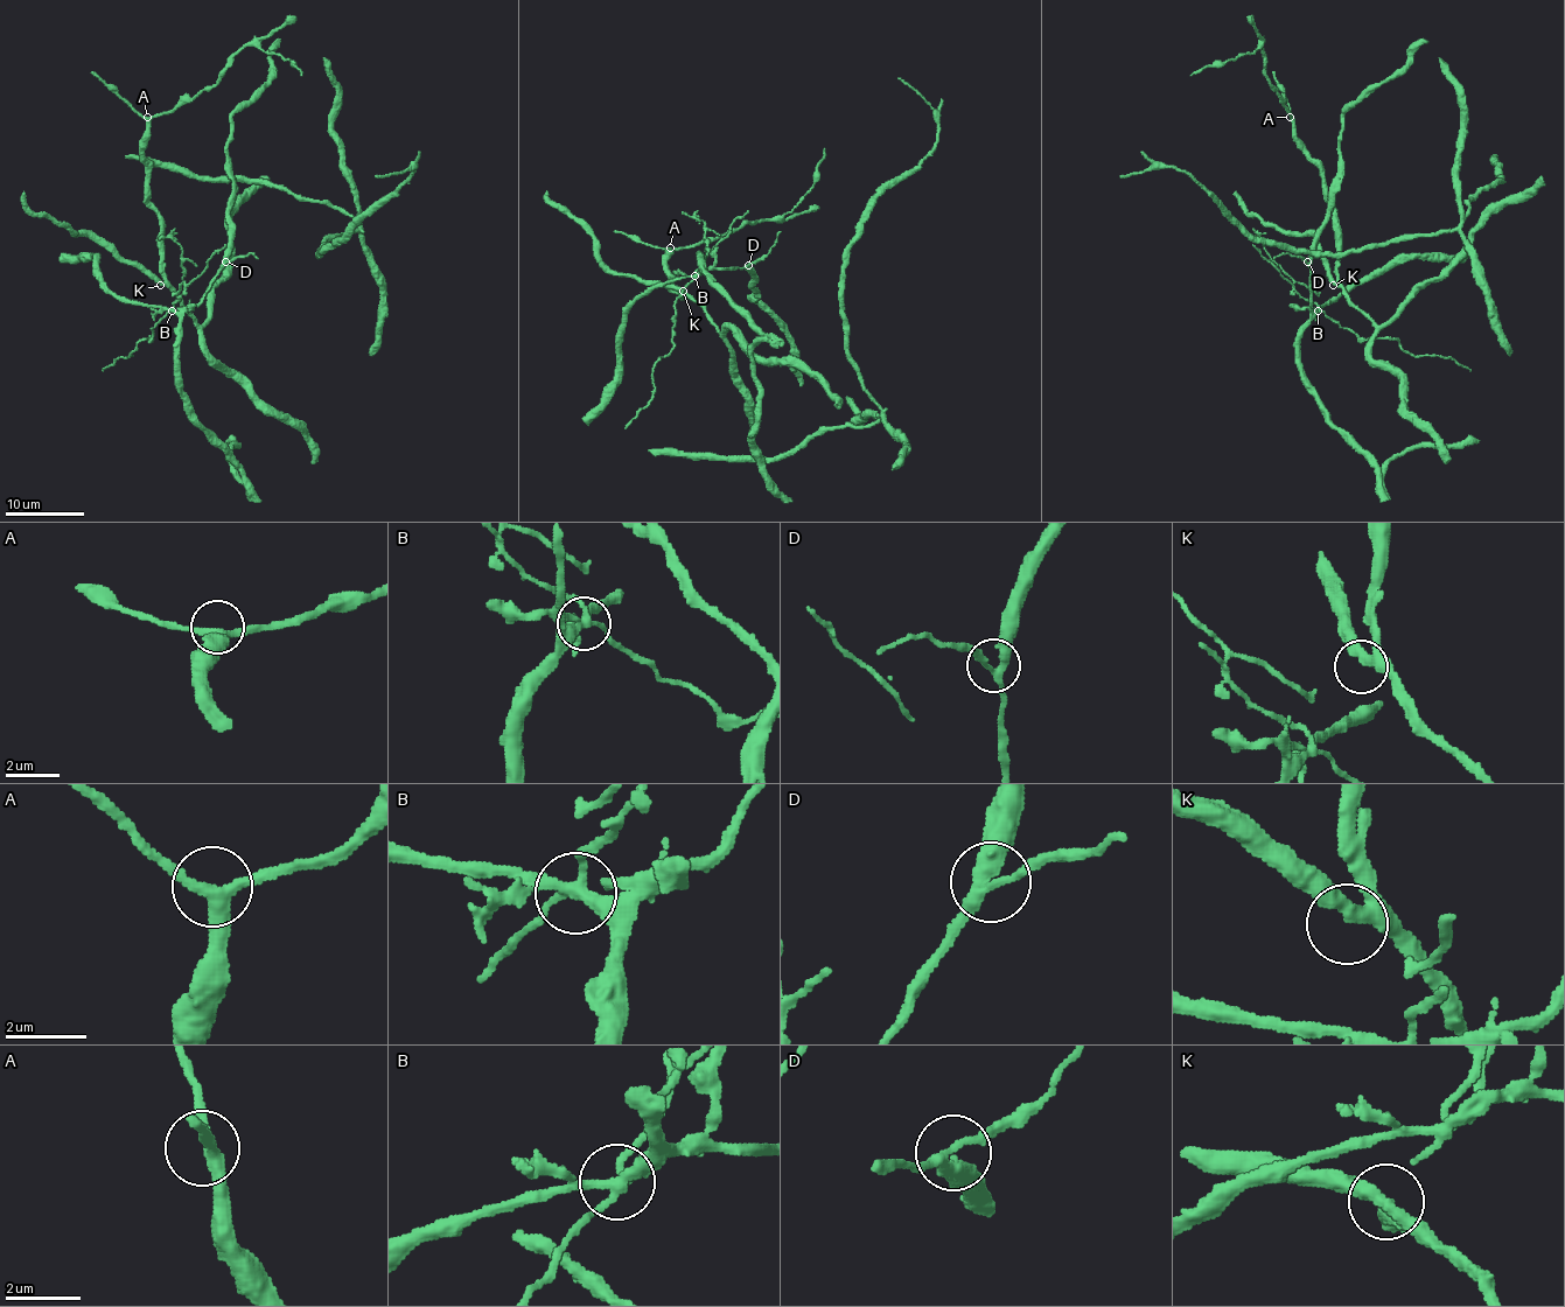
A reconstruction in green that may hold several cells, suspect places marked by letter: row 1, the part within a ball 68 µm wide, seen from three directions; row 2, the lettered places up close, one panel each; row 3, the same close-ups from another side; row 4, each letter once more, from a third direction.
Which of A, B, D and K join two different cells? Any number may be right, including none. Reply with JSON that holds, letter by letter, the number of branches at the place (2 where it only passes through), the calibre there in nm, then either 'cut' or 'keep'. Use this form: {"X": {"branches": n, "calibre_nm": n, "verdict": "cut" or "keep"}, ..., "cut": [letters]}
{"A": {"branches": 3, "calibre_nm": 320, "verdict": "keep"}, "B": {"branches": 4, "calibre_nm": 280, "verdict": "cut"}, "D": {"branches": 3, "calibre_nm": 260, "verdict": "keep"}, "K": {"branches": 3, "calibre_nm": 280, "verdict": "keep"}, "cut": ["B"]}

